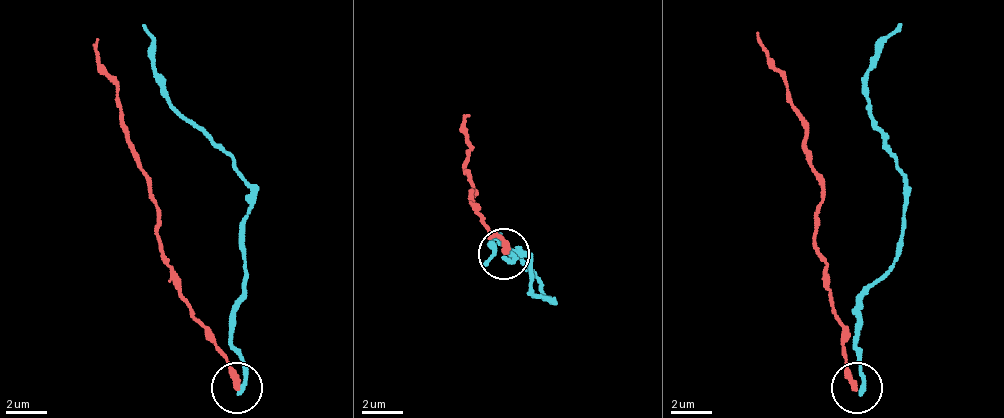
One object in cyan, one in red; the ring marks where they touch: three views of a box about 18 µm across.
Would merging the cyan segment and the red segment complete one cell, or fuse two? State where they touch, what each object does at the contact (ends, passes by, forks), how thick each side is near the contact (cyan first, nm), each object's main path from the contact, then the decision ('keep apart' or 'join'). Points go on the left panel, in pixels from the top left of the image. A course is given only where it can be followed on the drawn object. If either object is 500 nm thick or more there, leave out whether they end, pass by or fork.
at (237, 387); cyan ends there; red ends there; 200 nm thick on the cyan side, 320 nm on the other; cyan runs (238, 388), (244, 358), (233, 342), (233, 302), (245, 291), (249, 183), (231, 153), (166, 98), (143, 26); red runs (238, 388), (215, 333), (179, 293), (179, 272), (160, 242), (151, 176), (127, 146), (118, 85), (96, 40); keep apart

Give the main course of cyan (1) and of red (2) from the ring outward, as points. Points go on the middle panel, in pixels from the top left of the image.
1: (505, 255), (516, 259), (510, 253), (519, 252), (531, 262), (530, 291), (549, 300), (499, 236), (484, 264)
2: (505, 255), (500, 239), (476, 206), (481, 205), (472, 189), (477, 192), (464, 171), (472, 148), (467, 116)

